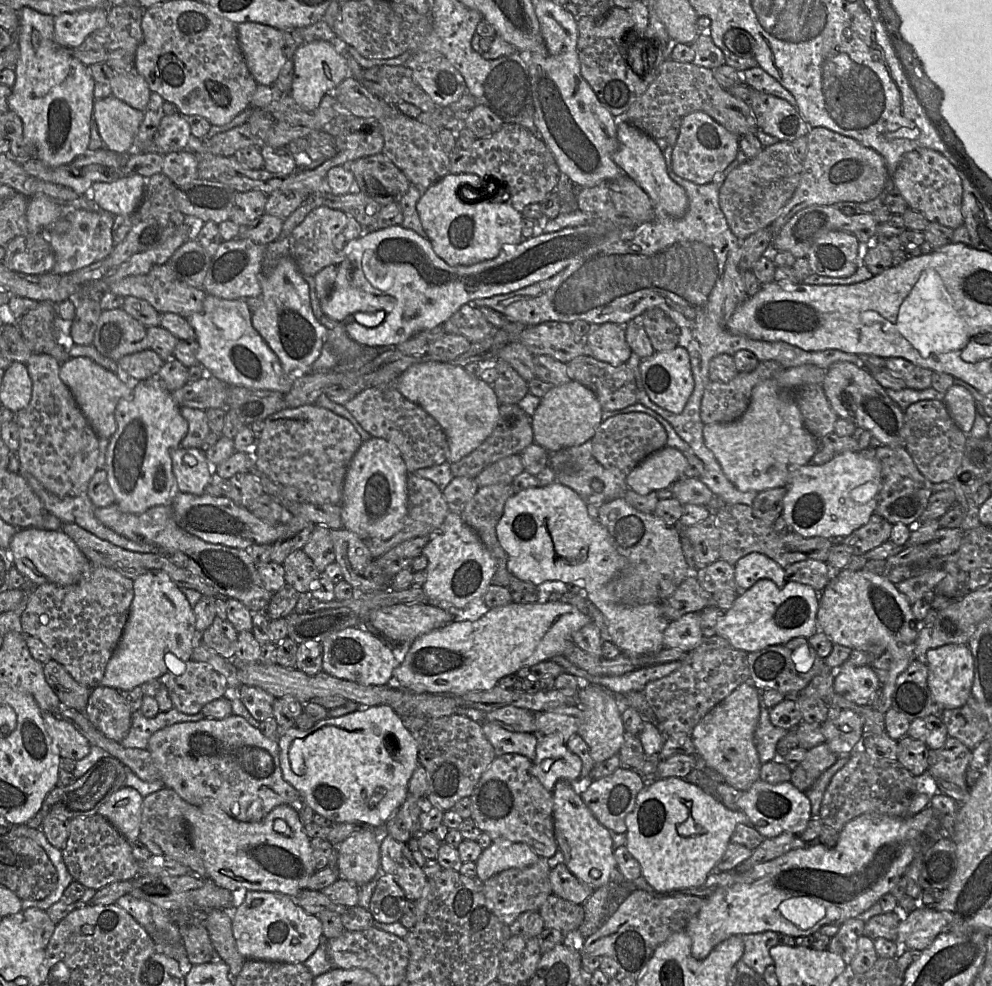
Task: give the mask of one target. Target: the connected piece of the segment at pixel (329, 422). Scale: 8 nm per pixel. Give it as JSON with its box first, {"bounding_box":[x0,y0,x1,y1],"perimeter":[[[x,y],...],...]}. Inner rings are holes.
{"bounding_box":[251,404,363,505],"perimeter":[[[306,404],[296,408],[283,408],[265,421],[265,427],[251,450],[256,468],[274,482],[300,489],[307,502],[341,505],[343,484],[348,466],[363,443],[352,423],[336,413],[318,406]]]}

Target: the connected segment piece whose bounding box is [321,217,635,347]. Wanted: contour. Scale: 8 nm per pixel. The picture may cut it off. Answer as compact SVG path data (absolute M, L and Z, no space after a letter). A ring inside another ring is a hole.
M594 217L583 225L543 233L523 239L518 244L505 246L494 259L462 266L448 265L435 253L427 237L402 225L366 230L347 247L347 254L338 265L332 292L321 305L323 312L332 320L342 322L348 335L363 347L397 346L423 330L443 325L463 305L479 299L508 294L546 280L590 249L615 243L620 240L623 232L634 229L635 225L623 218Z

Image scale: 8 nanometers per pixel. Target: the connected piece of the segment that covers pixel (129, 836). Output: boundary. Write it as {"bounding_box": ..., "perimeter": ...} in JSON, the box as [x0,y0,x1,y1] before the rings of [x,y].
{"bounding_box":[98,785,143,842],"perimeter":[[[124,785],[114,792],[98,809],[98,814],[108,820],[130,842],[138,841],[141,833],[143,797],[132,787]]]}

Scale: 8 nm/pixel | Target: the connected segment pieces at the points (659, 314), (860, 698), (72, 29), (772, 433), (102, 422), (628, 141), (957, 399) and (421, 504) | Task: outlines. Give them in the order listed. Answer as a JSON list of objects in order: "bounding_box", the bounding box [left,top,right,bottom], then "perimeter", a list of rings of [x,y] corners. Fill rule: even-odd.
[{"bounding_box":[640,310,679,351],"perimeter":[[[647,310],[640,317],[655,351],[670,350],[679,346],[679,327],[662,310]]]},{"bounding_box":[834,666,878,706],"perimeter":[[[870,666],[840,667],[835,671],[834,691],[858,705],[872,706],[878,687],[878,678]]]},{"bounding_box":[54,8,106,48],"perimeter":[[[106,8],[62,13],[54,16],[55,39],[60,46],[75,48],[106,24]]]},{"bounding_box":[704,364,825,493],"perimeter":[[[812,364],[783,369],[775,377],[764,380],[753,388],[750,404],[741,418],[730,423],[704,425],[705,445],[714,454],[727,479],[739,491],[759,493],[774,488],[787,488],[791,474],[811,463],[820,441],[805,427],[800,409],[788,392],[808,385],[822,385],[825,374],[825,369]]]},{"bounding_box":[59,357,131,438],"perimeter":[[[70,357],[60,364],[59,377],[71,391],[78,407],[83,413],[90,427],[99,438],[110,438],[116,430],[115,408],[118,401],[128,394],[131,383],[123,375],[111,372],[87,357]]]},{"bounding_box":[614,118,688,218],"perimeter":[[[619,118],[617,140],[618,146],[614,153],[614,161],[622,173],[632,178],[648,194],[659,214],[675,218],[682,217],[688,208],[687,194],[669,177],[663,151],[655,139]]]},{"bounding_box":[942,384,976,434],"perimeter":[[[953,384],[942,398],[952,418],[966,434],[971,431],[976,417],[976,400],[963,386]]]},{"bounding_box":[365,473,450,558],"perimeter":[[[415,473],[408,474],[408,510],[403,527],[392,537],[380,540],[376,537],[369,537],[365,540],[373,558],[378,558],[396,545],[406,540],[430,536],[437,531],[444,523],[450,512],[449,506],[444,498],[443,491],[431,480],[417,476]]]}]

